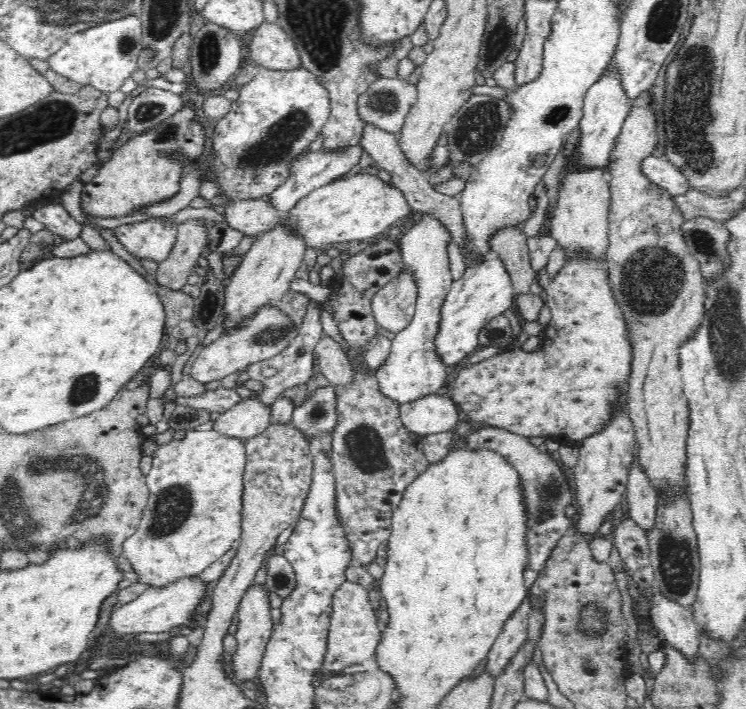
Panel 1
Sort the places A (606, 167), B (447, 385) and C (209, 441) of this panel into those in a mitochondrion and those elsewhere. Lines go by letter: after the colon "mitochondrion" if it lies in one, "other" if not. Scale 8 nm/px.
A: other
B: other
C: other

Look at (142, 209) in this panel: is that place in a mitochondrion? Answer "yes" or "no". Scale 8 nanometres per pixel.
no

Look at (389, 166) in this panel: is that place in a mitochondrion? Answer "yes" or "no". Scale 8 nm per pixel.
no

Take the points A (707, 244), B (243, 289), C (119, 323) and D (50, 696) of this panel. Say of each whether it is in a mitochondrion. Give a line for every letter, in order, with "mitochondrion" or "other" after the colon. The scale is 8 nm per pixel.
A: mitochondrion
B: other
C: other
D: other

